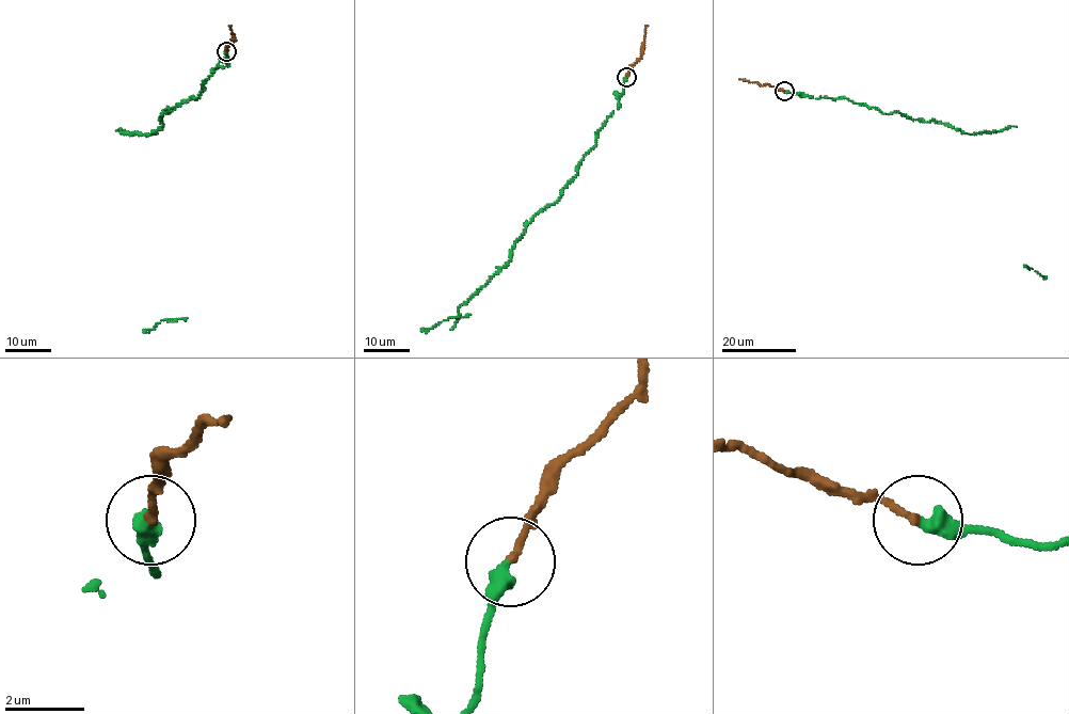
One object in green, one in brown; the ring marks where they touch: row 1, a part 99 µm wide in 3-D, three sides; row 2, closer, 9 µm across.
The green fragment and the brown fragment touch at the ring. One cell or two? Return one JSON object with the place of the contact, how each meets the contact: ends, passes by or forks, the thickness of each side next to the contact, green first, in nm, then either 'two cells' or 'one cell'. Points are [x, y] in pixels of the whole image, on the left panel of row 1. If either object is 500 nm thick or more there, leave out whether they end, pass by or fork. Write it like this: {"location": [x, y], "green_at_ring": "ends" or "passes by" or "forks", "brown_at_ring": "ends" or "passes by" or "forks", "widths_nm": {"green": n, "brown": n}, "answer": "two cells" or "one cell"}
{"location": [226, 51], "green_at_ring": "ends", "brown_at_ring": "ends", "widths_nm": {"green": 440, "brown": 170}, "answer": "one cell"}

